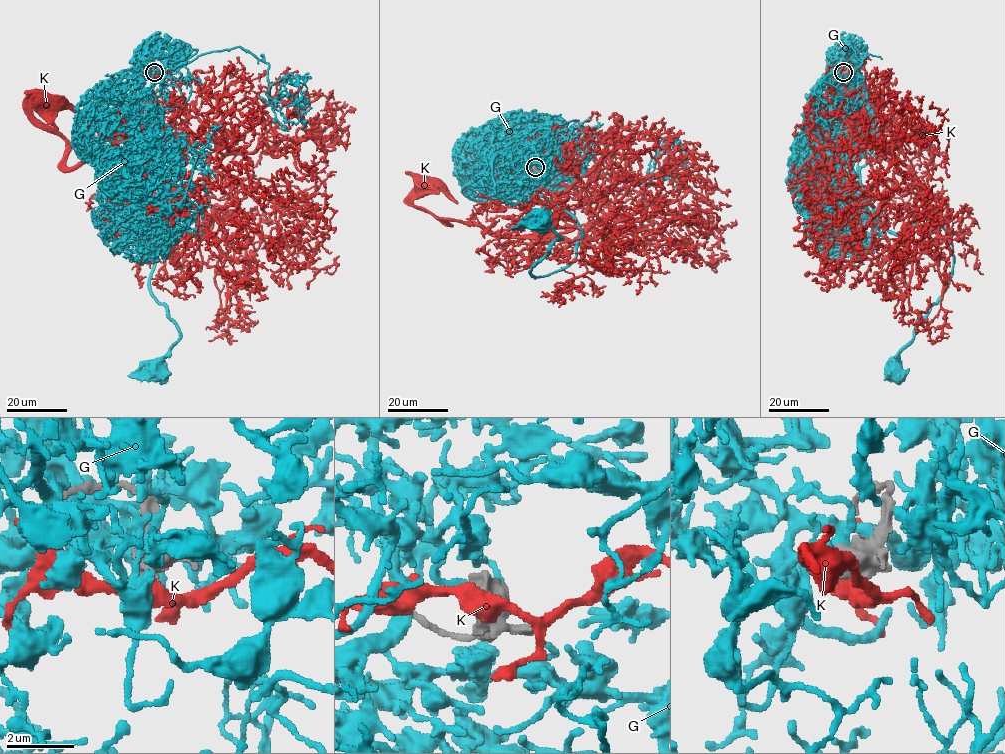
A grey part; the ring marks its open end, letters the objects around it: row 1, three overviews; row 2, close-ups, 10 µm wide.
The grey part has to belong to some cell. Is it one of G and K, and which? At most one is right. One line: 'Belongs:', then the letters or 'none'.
Belongs: G

